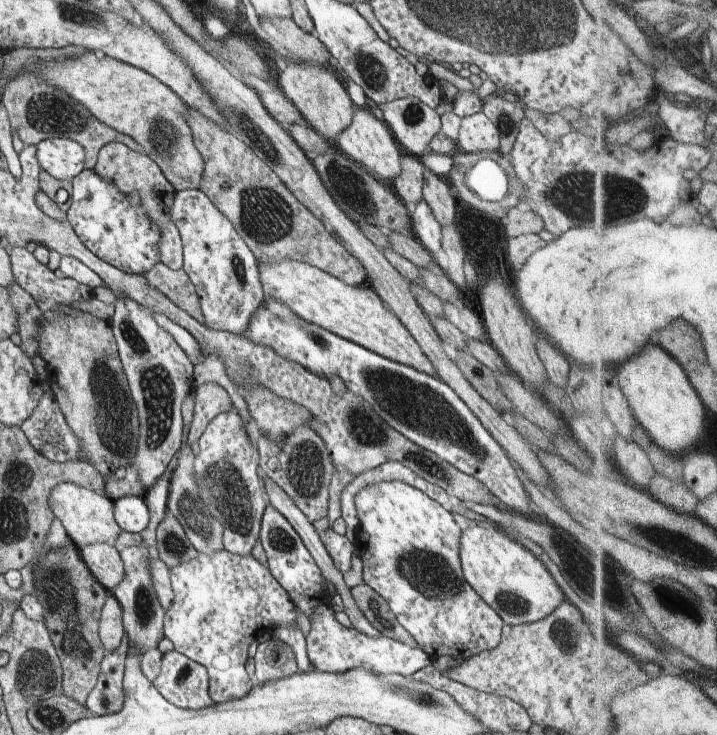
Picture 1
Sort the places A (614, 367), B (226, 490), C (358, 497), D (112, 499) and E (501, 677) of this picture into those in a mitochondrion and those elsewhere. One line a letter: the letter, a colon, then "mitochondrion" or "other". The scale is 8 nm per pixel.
A: other
B: mitochondrion
C: other
D: other
E: other

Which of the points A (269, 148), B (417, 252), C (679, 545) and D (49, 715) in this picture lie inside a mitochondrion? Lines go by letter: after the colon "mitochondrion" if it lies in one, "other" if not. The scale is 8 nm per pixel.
A: mitochondrion
B: other
C: mitochondrion
D: mitochondrion

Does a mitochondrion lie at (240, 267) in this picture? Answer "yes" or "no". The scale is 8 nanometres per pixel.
yes

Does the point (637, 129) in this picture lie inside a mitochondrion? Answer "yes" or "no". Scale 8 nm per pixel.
no

